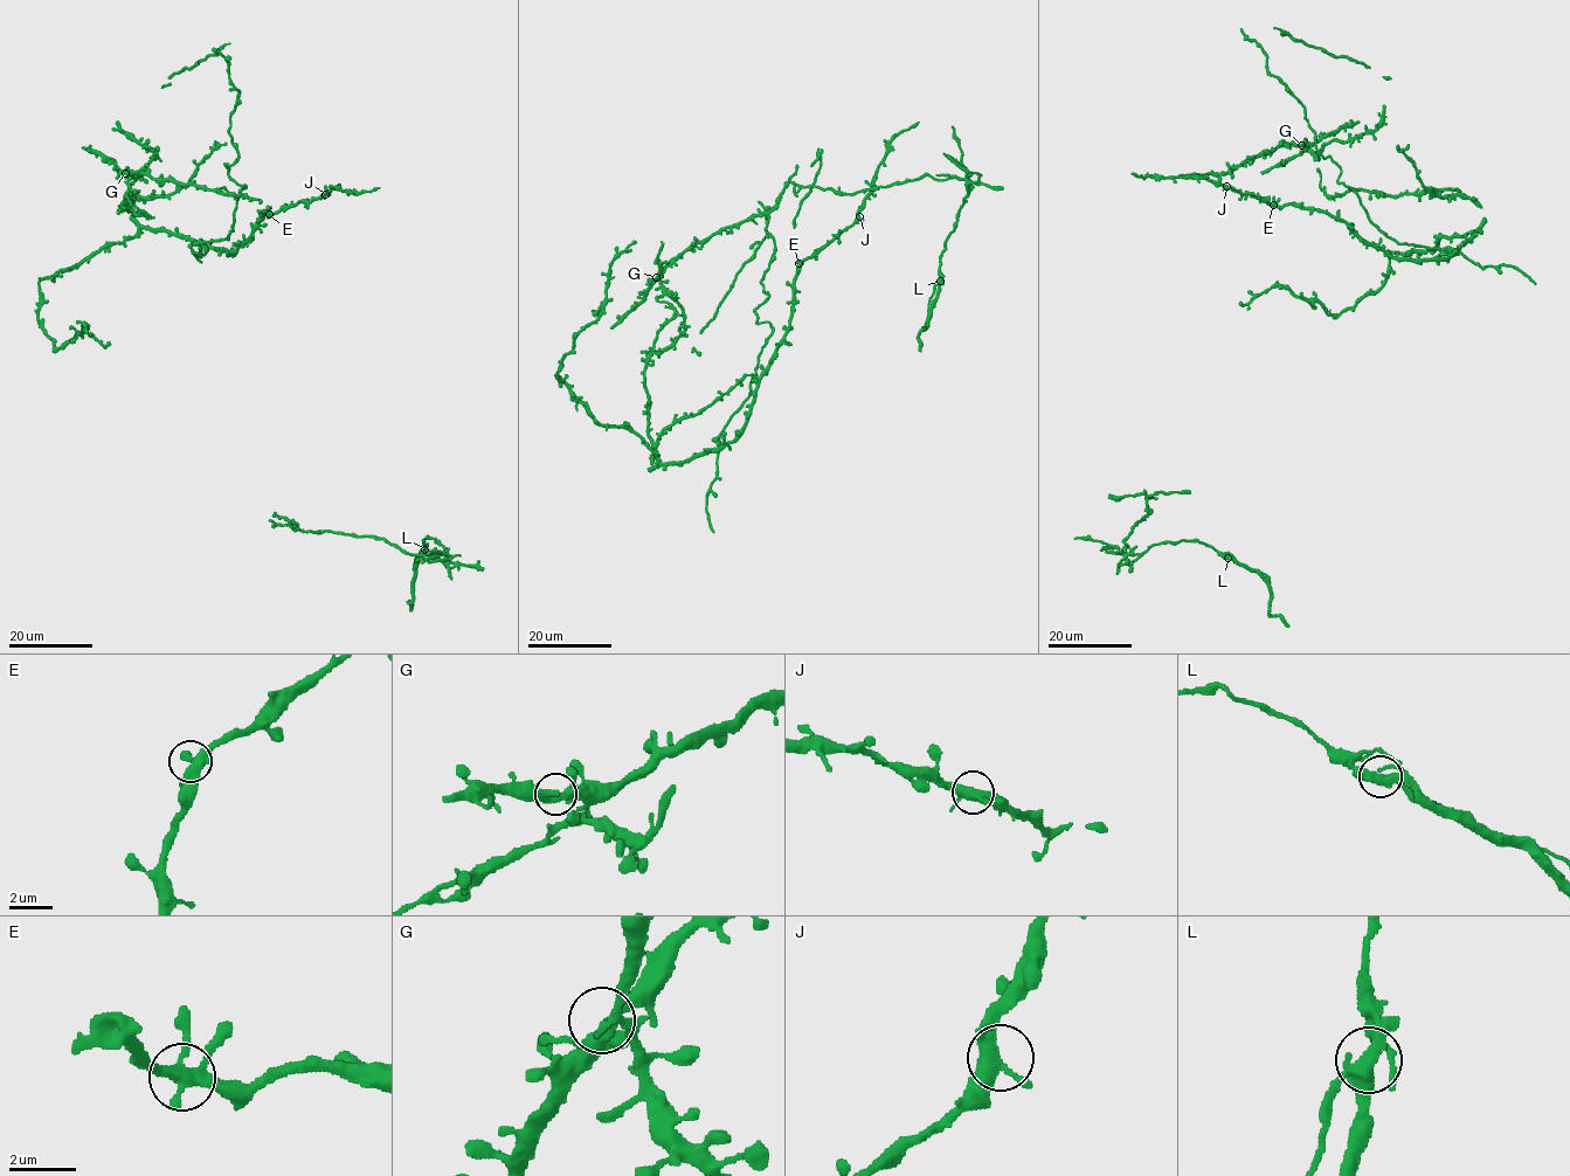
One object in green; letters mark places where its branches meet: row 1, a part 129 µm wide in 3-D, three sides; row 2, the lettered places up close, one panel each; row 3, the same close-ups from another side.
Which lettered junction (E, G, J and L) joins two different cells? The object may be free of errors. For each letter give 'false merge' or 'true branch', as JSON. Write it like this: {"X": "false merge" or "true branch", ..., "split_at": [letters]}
{"E": "true branch", "G": "true branch", "J": "true branch", "L": "false merge", "split_at": ["L"]}

